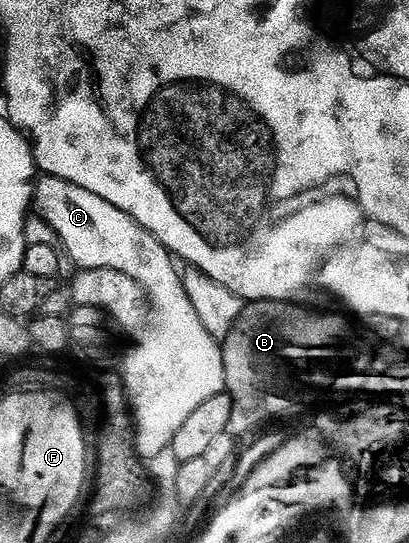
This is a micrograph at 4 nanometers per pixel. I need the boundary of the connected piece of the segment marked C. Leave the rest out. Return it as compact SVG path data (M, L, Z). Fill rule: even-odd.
M47 176L40 182L39 193L35 196L35 208L43 215L40 216L42 223L55 232L66 259L68 256L75 263L76 269L112 268L121 270L121 274L129 274L129 278L133 278L133 282L137 282L141 286L153 317L138 333L138 335L140 334L139 344L133 345L128 350L127 357L123 360L123 368L121 367L121 375L133 421L136 453L143 458L160 453L162 449L170 445L177 426L181 426L181 422L185 422L187 415L199 403L205 402L205 398L209 398L209 394L224 391L223 350L220 341L211 336L209 330L205 330L205 326L201 326L201 318L197 314L197 310L193 310L193 302L189 302L189 294L185 294L180 269L178 267L175 269L176 261L168 252L167 247L161 242L157 242L157 238L153 234L149 234L149 230L141 227L128 212L117 210L117 206L113 206L109 202L105 202L105 198L93 194L93 190L85 190L81 186L71 184L56 176Z

